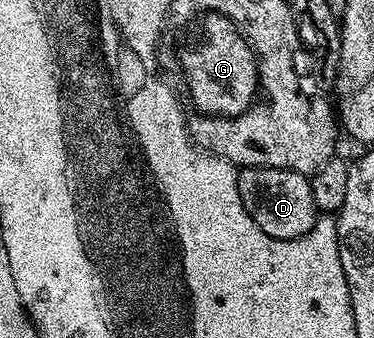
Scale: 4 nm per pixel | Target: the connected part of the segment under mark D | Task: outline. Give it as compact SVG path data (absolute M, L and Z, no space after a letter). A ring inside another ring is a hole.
M245 166L238 171L239 195L247 213L272 238L291 241L312 229L318 210L312 195L311 180L303 173L282 168Z

